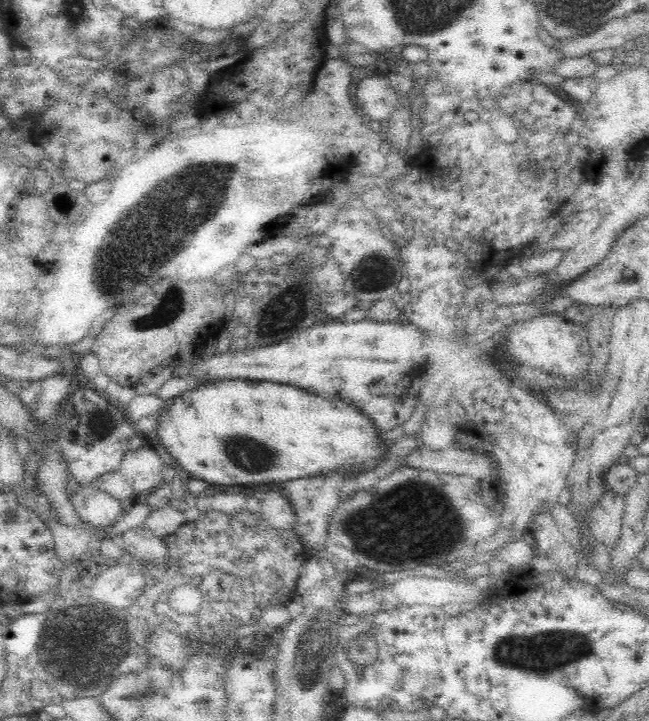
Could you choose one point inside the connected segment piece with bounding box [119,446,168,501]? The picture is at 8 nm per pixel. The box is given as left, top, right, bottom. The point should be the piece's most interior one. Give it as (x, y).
(141, 468)

